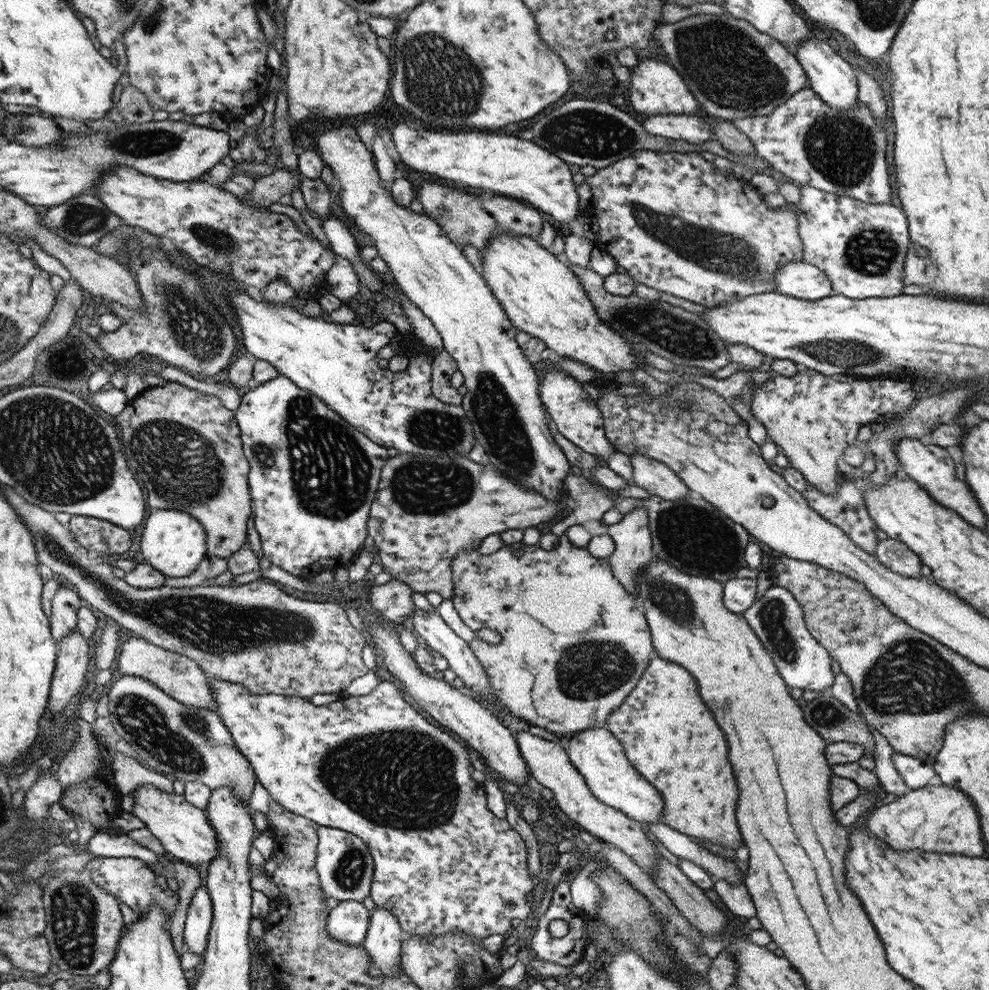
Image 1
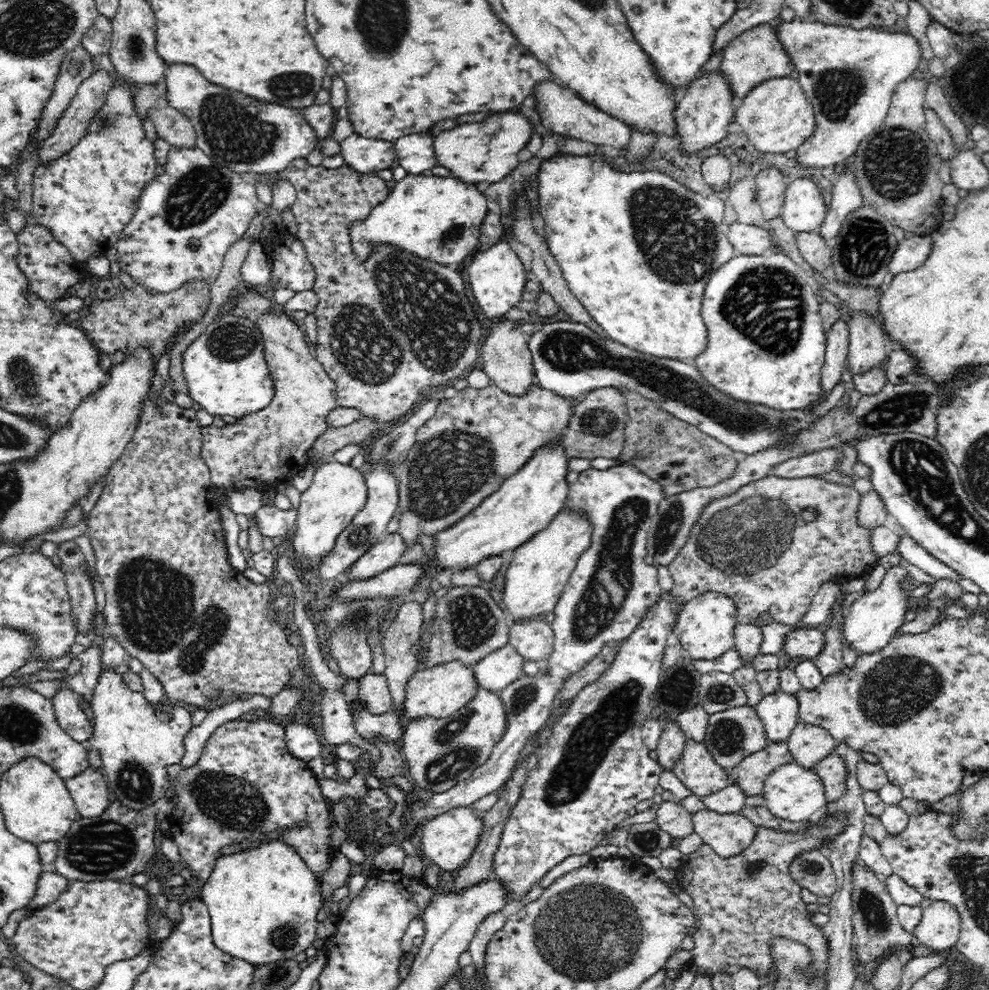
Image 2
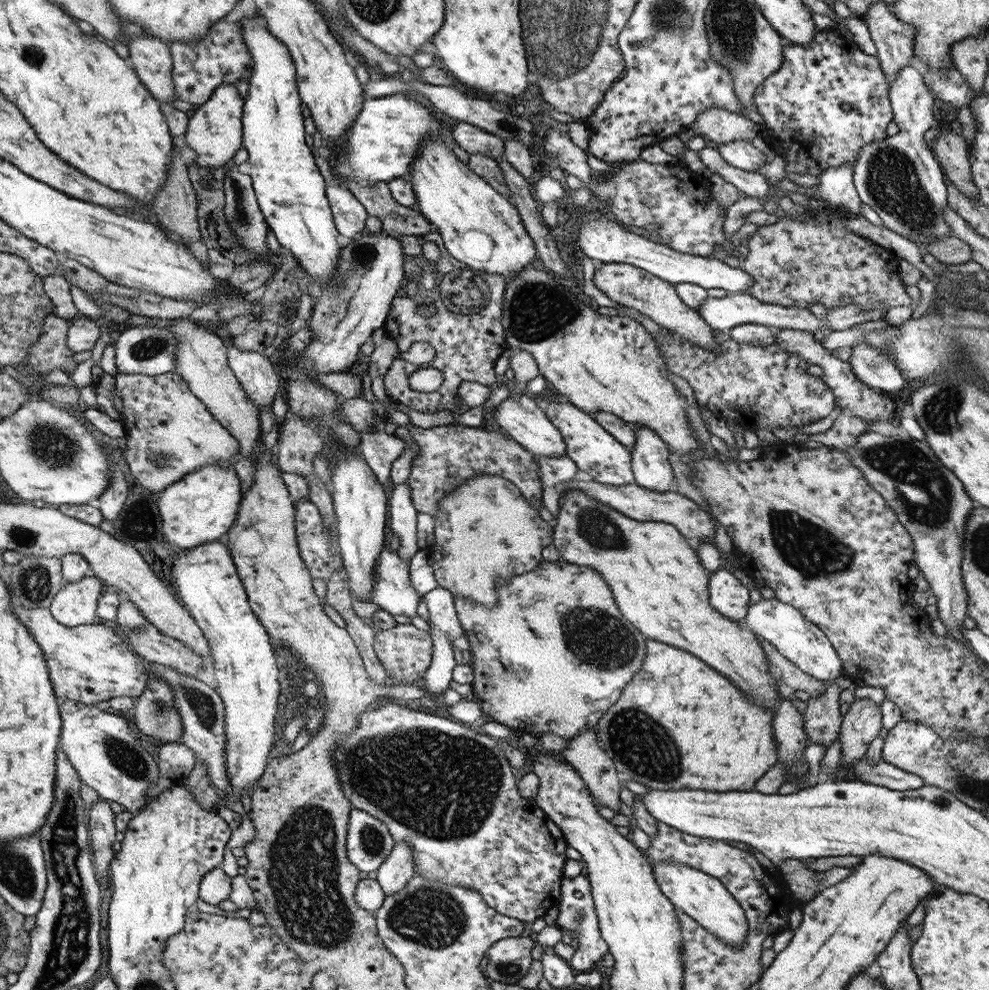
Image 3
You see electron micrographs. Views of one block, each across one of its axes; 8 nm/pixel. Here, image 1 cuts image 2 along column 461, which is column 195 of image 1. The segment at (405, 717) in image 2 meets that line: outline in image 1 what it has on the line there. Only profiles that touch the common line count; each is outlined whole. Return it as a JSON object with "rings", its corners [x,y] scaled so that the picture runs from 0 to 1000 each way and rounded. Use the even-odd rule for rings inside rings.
{"rings":[[[133,643],[123,653],[123,659],[121,659],[121,665],[119,665],[119,677],[124,683],[142,682],[144,685],[152,686],[152,689],[155,689],[156,692],[168,698],[180,709],[188,711],[191,715],[220,719],[216,697],[212,694],[212,683],[204,677],[198,668],[189,665],[187,662],[155,653],[154,649],[150,649],[143,643]]]}

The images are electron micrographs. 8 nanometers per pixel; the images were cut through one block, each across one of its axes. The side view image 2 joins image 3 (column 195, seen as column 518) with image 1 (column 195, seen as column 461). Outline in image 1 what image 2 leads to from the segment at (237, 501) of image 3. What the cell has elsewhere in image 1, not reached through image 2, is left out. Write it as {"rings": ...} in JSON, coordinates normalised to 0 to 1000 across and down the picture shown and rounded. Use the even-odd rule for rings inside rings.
{"rings":[[[155,515],[148,525],[143,538],[142,558],[154,574],[157,574],[166,583],[185,584],[192,582],[208,558],[208,537],[198,523],[184,515]]]}

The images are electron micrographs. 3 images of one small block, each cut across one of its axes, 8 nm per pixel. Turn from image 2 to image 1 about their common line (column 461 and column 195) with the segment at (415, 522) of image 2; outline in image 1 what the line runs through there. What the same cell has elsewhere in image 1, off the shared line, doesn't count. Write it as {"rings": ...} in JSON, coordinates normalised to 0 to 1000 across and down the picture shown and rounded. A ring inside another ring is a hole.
{"rings":[[[170,386],[144,396],[117,421],[121,444],[129,473],[135,485],[150,497],[154,515],[184,515],[207,532],[208,547],[214,562],[231,565],[251,545],[251,525],[255,521],[251,464],[247,461],[244,431],[240,419],[231,414],[220,401],[184,388]]]}

